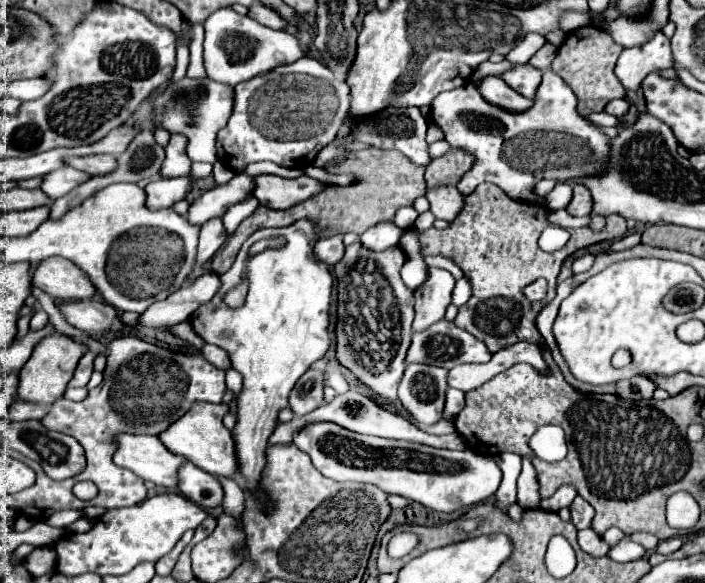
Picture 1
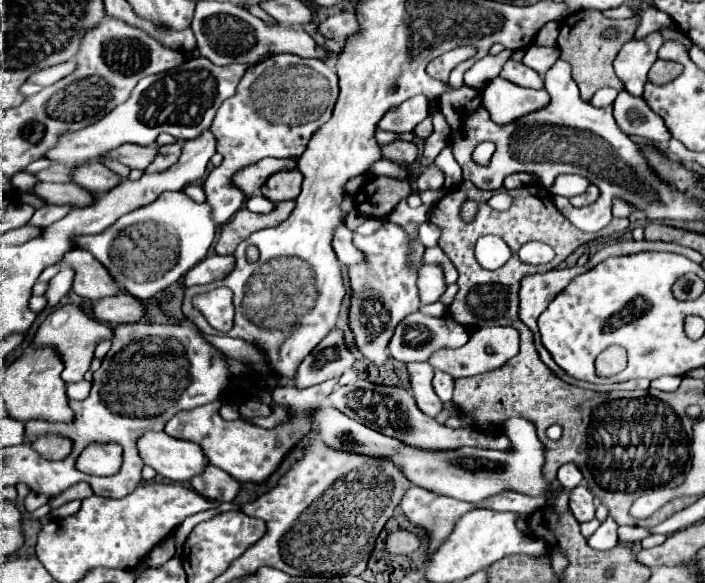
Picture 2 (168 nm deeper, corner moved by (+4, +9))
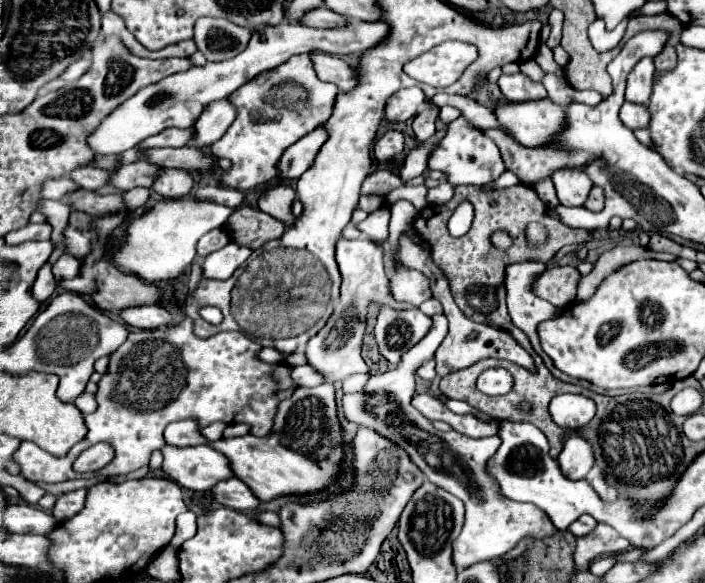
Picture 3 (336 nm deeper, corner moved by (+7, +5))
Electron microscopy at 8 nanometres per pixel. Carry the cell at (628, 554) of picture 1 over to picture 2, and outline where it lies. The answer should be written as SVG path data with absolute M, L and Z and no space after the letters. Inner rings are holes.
M608 516L608 520L604 524L600 524L600 528L588 538L588 544L594 550L612 550L618 546L618 524Z

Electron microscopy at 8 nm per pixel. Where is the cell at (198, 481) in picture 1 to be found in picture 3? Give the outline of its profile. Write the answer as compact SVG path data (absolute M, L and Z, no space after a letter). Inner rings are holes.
M239 478L223 480L211 492L219 504L233 508L233 510L239 510L239 512L253 512L261 504L255 498L255 494L251 492L251 488L245 482L241 482Z

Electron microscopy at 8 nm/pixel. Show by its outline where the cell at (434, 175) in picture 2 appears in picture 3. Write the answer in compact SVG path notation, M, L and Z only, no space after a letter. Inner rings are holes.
M459 116L449 124L447 134L443 136L439 148L431 154L427 168L441 170L443 174L447 174L447 182L453 186L457 186L457 184L475 184L475 186L489 184L505 172L505 164L501 160L501 152L499 152L497 144L489 136L485 136L479 128L471 126L471 122L465 116Z

